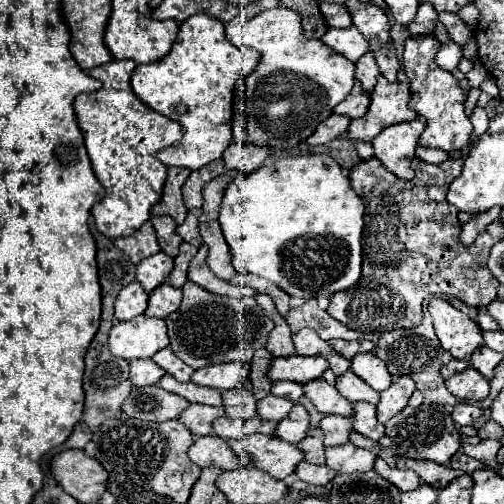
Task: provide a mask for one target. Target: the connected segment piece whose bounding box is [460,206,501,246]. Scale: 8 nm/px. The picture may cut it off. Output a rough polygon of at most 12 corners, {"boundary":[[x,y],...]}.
{"boundary":[[501,207],[476,214],[463,224],[460,239],[470,246],[478,234],[499,220]]}

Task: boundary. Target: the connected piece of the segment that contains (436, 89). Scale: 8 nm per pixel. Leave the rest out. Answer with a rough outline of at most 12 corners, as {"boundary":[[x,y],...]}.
{"boundary":[[433,35],[405,41],[411,107],[423,147],[471,143],[465,91],[435,63]]}

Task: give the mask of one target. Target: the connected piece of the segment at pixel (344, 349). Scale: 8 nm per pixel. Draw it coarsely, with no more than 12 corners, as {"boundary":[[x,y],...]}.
{"boundary":[[329,341],[347,359],[373,351],[371,341]]}

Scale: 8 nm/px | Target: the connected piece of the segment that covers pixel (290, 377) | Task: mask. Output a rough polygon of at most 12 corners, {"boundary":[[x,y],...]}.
{"boundary":[[279,357],[271,381],[309,383],[329,369],[323,357]]}

